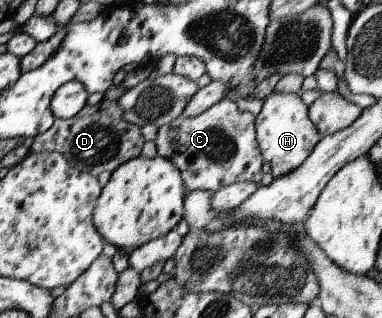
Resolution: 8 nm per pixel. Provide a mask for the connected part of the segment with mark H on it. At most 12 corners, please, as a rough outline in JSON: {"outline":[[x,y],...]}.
{"outline":[[300,95],[264,99],[255,137],[274,178],[322,139]]}

